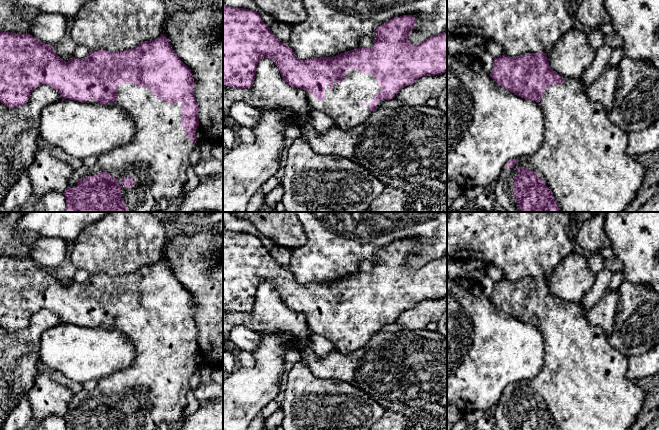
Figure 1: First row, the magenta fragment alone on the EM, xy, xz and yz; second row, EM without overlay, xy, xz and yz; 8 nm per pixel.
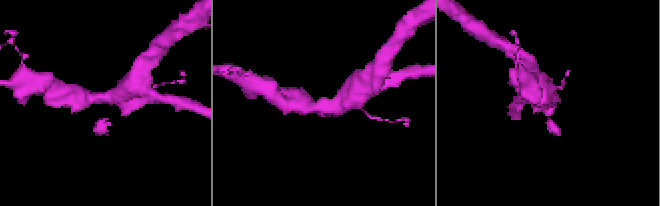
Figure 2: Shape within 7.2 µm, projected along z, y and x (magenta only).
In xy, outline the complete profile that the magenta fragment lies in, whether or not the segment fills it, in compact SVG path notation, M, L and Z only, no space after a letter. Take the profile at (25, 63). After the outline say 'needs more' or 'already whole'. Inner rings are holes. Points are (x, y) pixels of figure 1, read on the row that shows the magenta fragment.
M0 31L0 102L9 108L22 106L28 102L31 92L41 85L54 88L61 95L62 99L74 100L86 104L117 106L131 117L135 125L134 136L128 144L102 154L92 167L82 166L74 170L68 187L63 192L66 199L67 212L153 212L160 201L170 201L181 195L184 184L187 181L187 169L191 165L190 154L194 149L194 144L198 141L195 131L199 126L199 107L194 95L195 82L191 70L181 61L164 34L155 40L142 42L135 48L129 50L121 52L110 52L106 50L91 51L83 59L72 57L70 61L66 62L56 54L53 47L40 42L30 34L16 34Z; needs more

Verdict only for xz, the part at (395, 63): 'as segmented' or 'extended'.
extended

